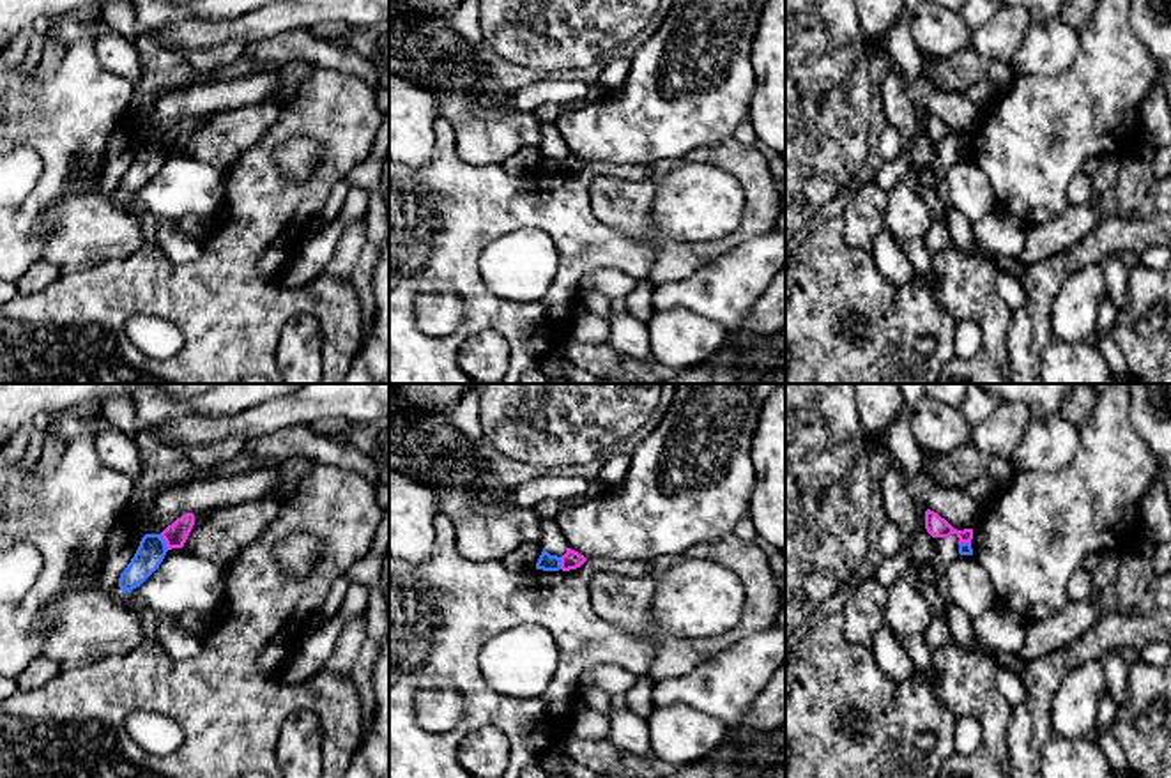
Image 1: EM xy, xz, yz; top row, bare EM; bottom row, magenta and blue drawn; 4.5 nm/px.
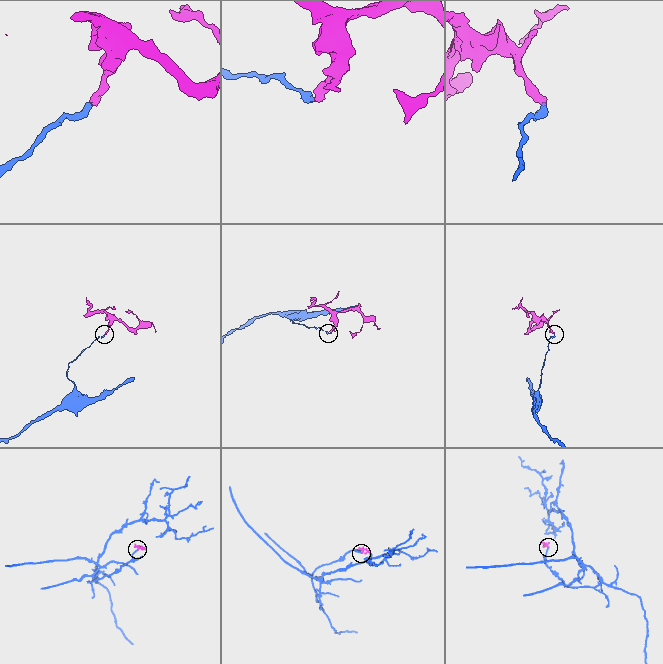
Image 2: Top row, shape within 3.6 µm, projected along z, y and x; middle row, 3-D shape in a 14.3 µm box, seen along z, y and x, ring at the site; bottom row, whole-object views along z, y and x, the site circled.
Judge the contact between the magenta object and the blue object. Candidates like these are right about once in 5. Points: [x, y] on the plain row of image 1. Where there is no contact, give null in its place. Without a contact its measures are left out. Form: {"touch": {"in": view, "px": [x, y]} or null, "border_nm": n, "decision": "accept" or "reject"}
{"touch": {"in": "xy", "px": [165, 145]}, "border_nm": 80, "decision": "reject"}

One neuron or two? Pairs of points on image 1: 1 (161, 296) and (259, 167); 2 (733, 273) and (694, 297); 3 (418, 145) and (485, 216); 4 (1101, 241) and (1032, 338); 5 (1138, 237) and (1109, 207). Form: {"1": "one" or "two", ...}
{"1": "one", "2": "one", "3": "two", "4": "one", "5": "two"}

